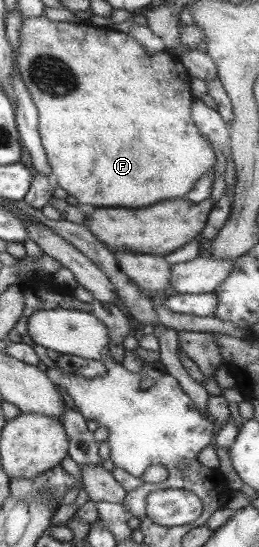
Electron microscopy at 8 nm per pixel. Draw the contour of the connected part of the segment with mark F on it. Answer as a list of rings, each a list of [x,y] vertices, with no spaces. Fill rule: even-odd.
[[[32,17],[24,19],[21,23],[22,26],[20,26],[20,30],[18,30],[18,48],[16,48],[16,63],[19,71],[19,78],[24,82],[24,87],[26,87],[26,91],[28,91],[30,98],[32,98],[32,103],[34,103],[36,110],[38,110],[38,122],[36,122],[36,125],[38,125],[38,134],[40,134],[40,142],[43,151],[45,152],[47,163],[51,168],[52,174],[56,176],[56,184],[54,184],[54,186],[58,186],[58,188],[66,190],[68,195],[74,196],[79,207],[88,209],[96,207],[115,208],[118,206],[122,206],[122,208],[139,208],[151,206],[154,202],[161,202],[162,200],[168,200],[168,198],[183,198],[188,191],[193,190],[196,180],[198,180],[202,174],[206,174],[208,170],[212,169],[212,166],[215,164],[215,155],[214,152],[212,152],[212,147],[208,145],[208,141],[202,137],[192,122],[192,117],[190,116],[190,105],[192,104],[194,97],[190,94],[190,87],[188,87],[191,77],[184,69],[184,66],[180,64],[178,57],[166,53],[164,50],[148,55],[146,51],[144,51],[144,47],[142,47],[138,41],[135,41],[134,38],[130,37],[128,33],[116,33],[102,22],[98,22],[96,25],[88,25],[86,23],[78,22],[56,22],[46,17]]]

